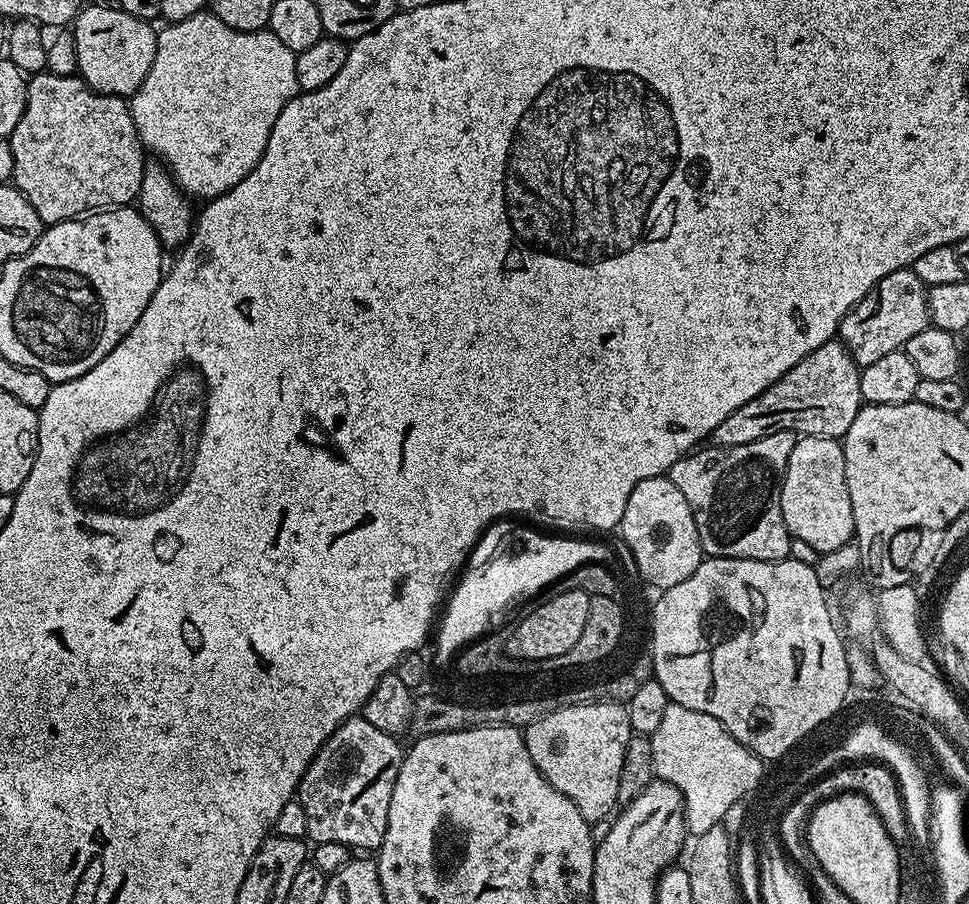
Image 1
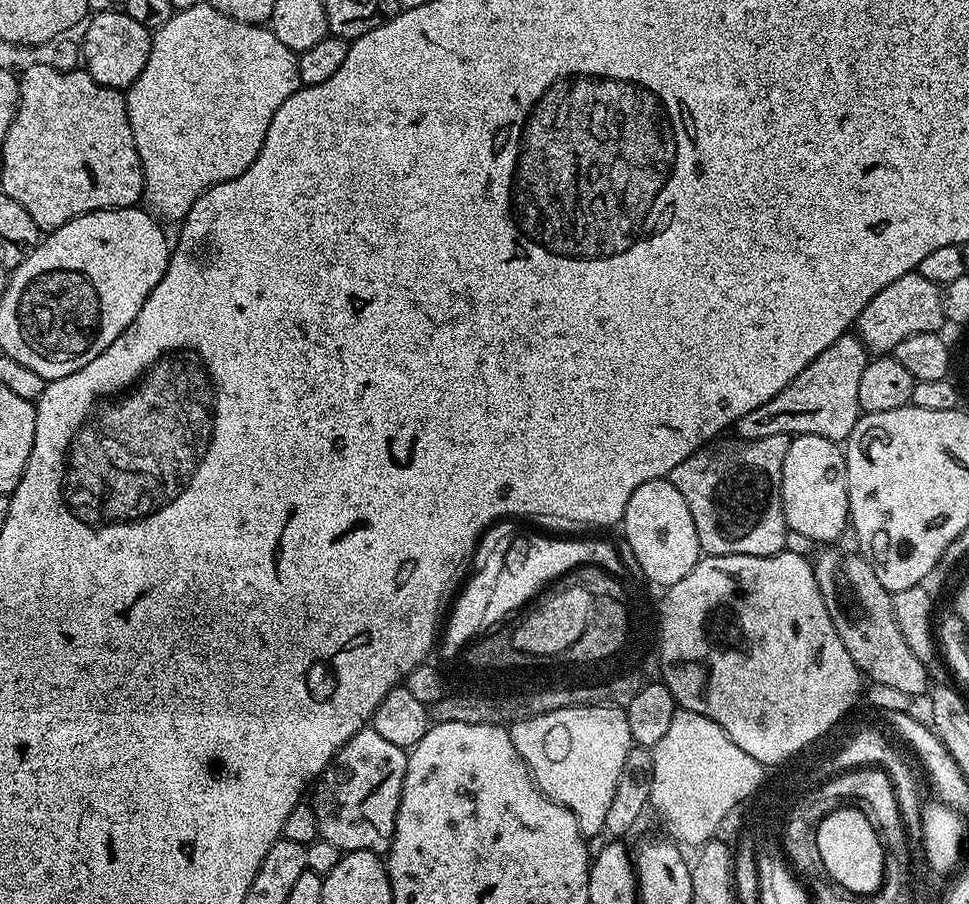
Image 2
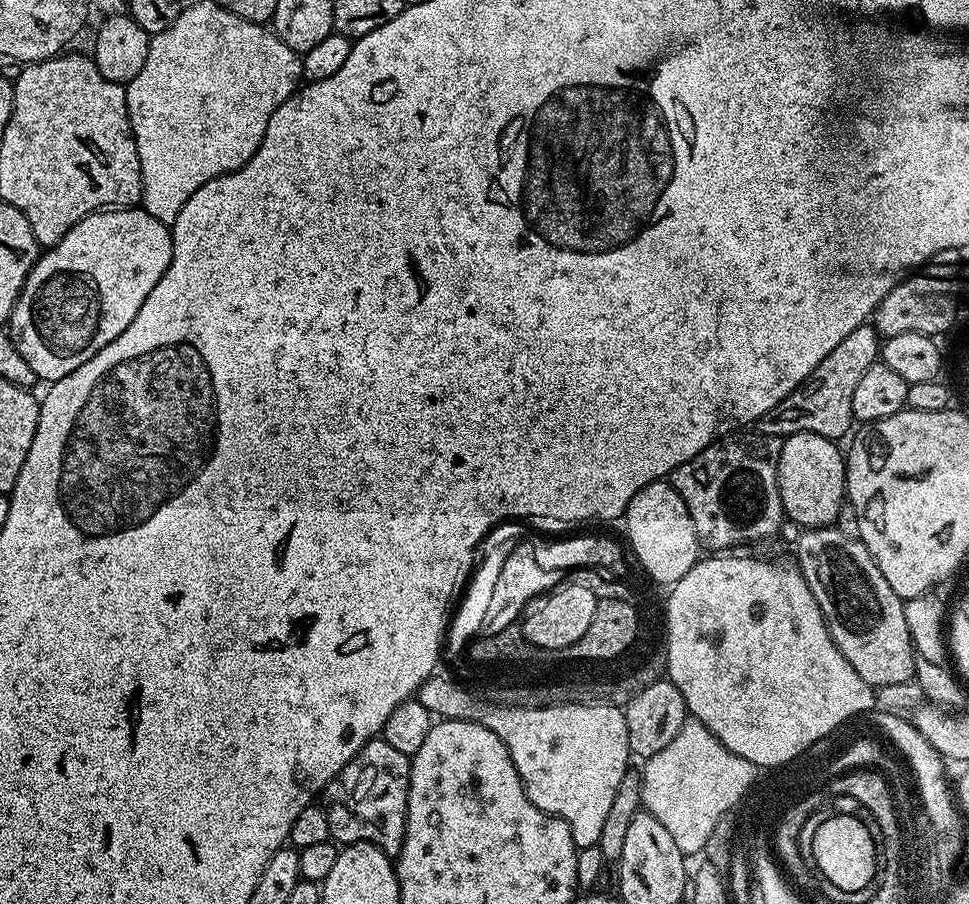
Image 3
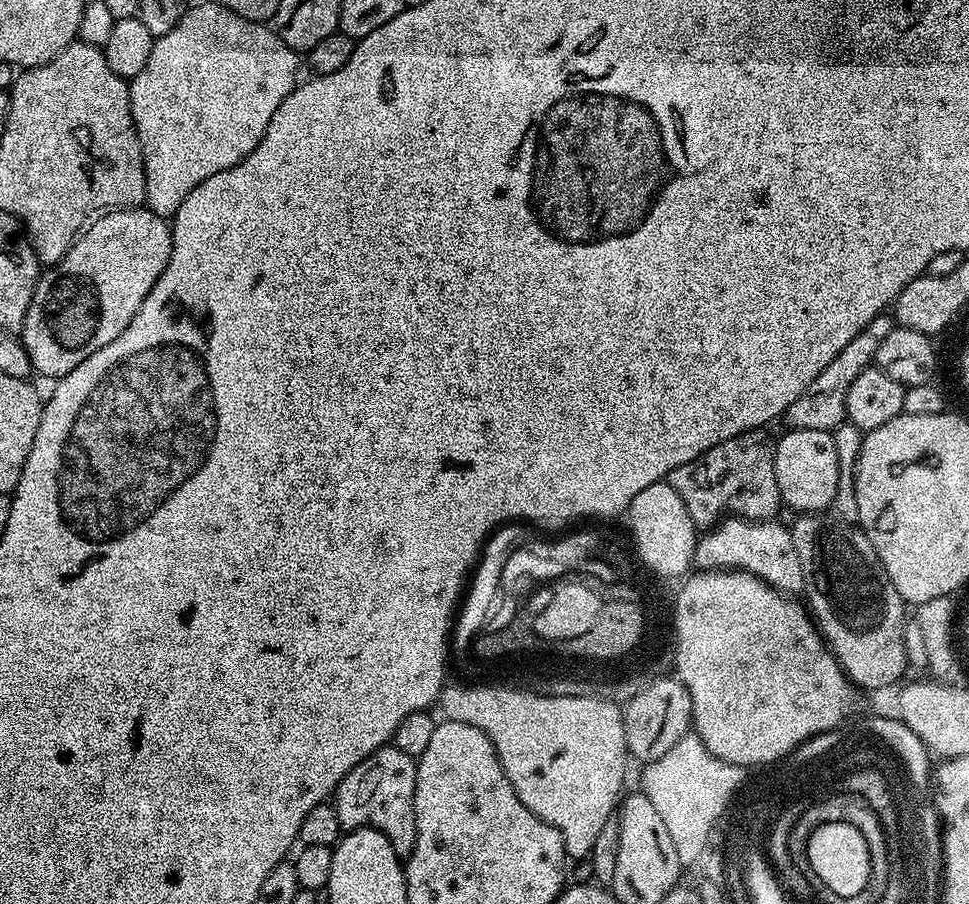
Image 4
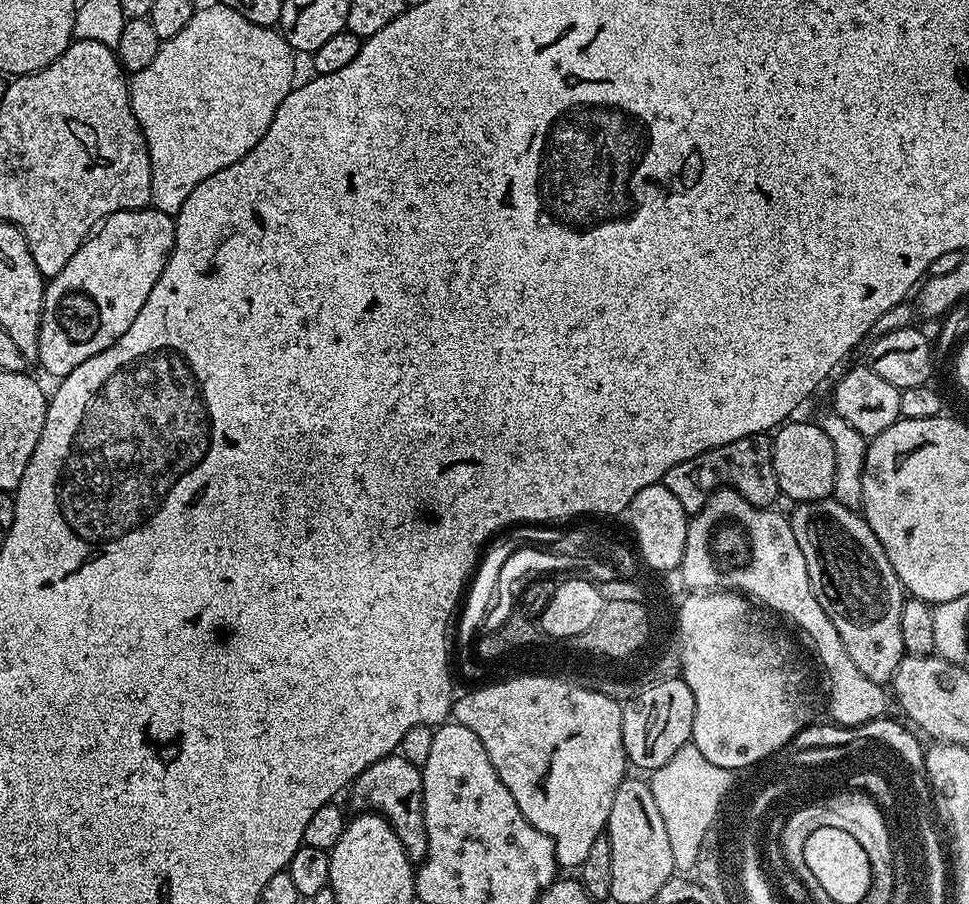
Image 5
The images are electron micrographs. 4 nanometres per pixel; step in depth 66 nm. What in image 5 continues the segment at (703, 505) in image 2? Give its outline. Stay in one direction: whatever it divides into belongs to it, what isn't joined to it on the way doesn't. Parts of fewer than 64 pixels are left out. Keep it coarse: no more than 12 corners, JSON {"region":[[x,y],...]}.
{"region":[[764,434],[670,466],[662,482],[689,514],[719,487],[759,508],[781,495]]}

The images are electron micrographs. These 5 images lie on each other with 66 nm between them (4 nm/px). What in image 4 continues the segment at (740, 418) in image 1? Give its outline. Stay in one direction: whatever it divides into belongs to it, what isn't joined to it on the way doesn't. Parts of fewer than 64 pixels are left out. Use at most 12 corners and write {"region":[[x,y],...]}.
{"region":[[881,314],[784,411],[788,430],[845,423],[846,394],[893,327]]}

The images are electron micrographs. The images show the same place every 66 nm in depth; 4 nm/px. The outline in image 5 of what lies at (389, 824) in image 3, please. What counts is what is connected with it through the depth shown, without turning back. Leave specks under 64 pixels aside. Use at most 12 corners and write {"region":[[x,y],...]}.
{"region":[[393,754],[354,777],[352,804],[426,854],[421,769]]}

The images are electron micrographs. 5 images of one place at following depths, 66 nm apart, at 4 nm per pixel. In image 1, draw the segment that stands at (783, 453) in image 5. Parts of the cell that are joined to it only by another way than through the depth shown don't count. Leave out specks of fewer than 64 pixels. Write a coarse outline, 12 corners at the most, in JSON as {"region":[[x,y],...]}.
{"region":[[800,436],[788,532],[816,554],[854,540],[840,440]]}

